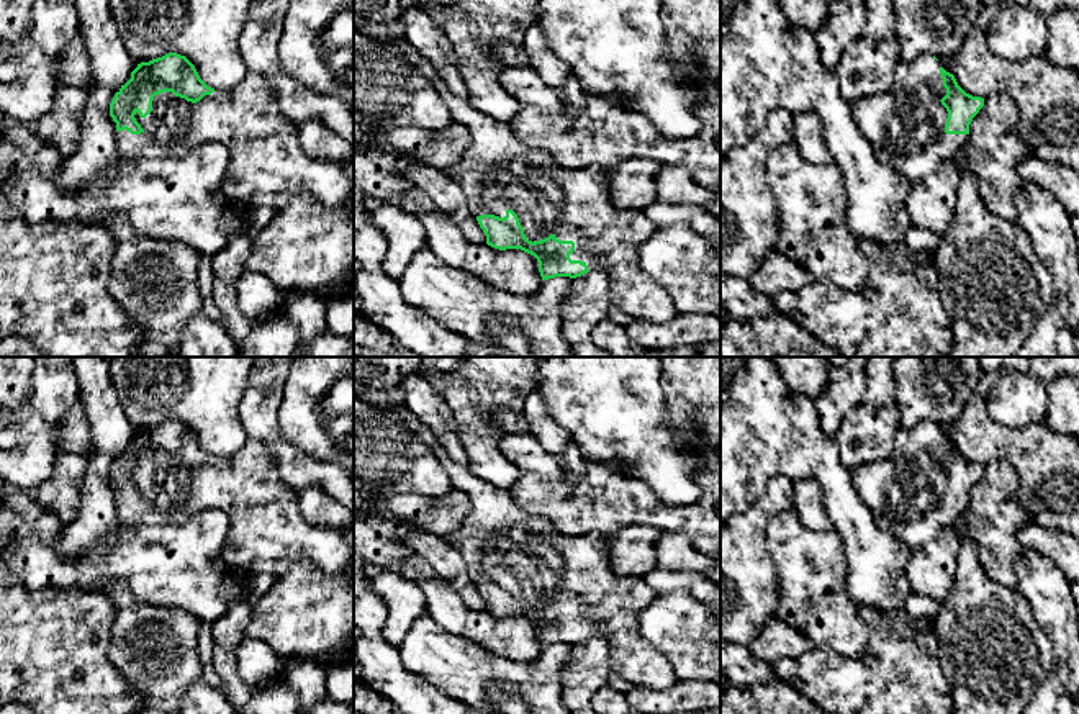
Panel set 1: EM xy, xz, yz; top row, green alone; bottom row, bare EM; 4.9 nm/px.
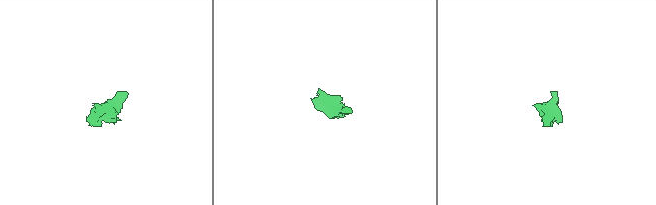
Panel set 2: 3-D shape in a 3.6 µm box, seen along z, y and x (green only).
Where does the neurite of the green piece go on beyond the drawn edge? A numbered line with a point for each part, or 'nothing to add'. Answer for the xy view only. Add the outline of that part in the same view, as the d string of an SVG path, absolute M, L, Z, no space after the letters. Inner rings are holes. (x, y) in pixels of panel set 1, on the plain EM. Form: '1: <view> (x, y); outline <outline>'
1: xy (267, 534); outline M249 437L236 455L214 455L196 470L172 459L159 460L152 467L152 478L146 485L136 478L134 485L144 498L116 498L121 526L182 524L198 511L218 508L229 517L223 560L236 572L280 578L301 560L316 563L326 575L341 573L349 565L350 547L345 537L331 527L303 521L296 491L280 477L277 455L262 441Z

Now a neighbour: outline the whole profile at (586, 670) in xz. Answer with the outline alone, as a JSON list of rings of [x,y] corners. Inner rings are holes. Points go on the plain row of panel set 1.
[[[604,637],[573,645],[562,668],[562,703],[568,714],[596,714],[593,696],[607,685],[609,673],[609,644]]]

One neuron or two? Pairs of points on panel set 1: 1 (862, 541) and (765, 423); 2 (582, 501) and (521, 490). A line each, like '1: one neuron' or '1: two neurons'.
1: one neuron
2: one neuron

